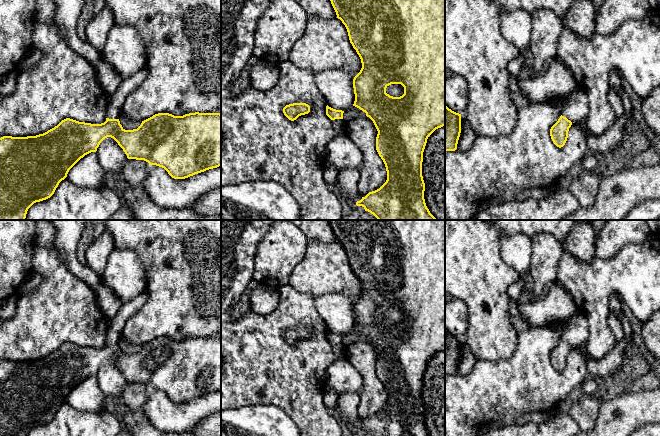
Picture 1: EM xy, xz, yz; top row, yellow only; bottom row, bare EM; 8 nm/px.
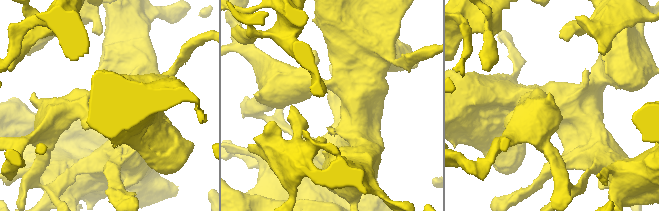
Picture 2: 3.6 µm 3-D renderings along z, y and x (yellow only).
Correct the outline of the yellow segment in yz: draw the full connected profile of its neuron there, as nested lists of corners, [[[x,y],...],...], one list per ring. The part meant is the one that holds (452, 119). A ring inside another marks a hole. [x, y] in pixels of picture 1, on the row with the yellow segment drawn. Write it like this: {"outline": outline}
{"outline": [[[445,105],[445,151],[455,151],[461,133],[461,114]]]}

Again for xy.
{"outline": [[[147,65],[122,79],[118,89],[109,95],[106,121],[101,124],[79,122],[70,118],[43,134],[0,138],[0,220],[25,220],[28,209],[36,202],[50,198],[69,170],[85,155],[96,152],[107,137],[113,138],[128,159],[144,160],[164,168],[174,179],[185,179],[221,166],[221,114],[189,113],[174,116],[158,113],[142,121],[137,129],[125,130],[119,116],[126,97],[135,91],[148,74]]]}

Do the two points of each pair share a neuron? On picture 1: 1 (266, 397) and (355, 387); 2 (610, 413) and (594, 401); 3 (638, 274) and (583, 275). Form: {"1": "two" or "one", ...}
{"1": "two", "2": "two", "3": "one"}

